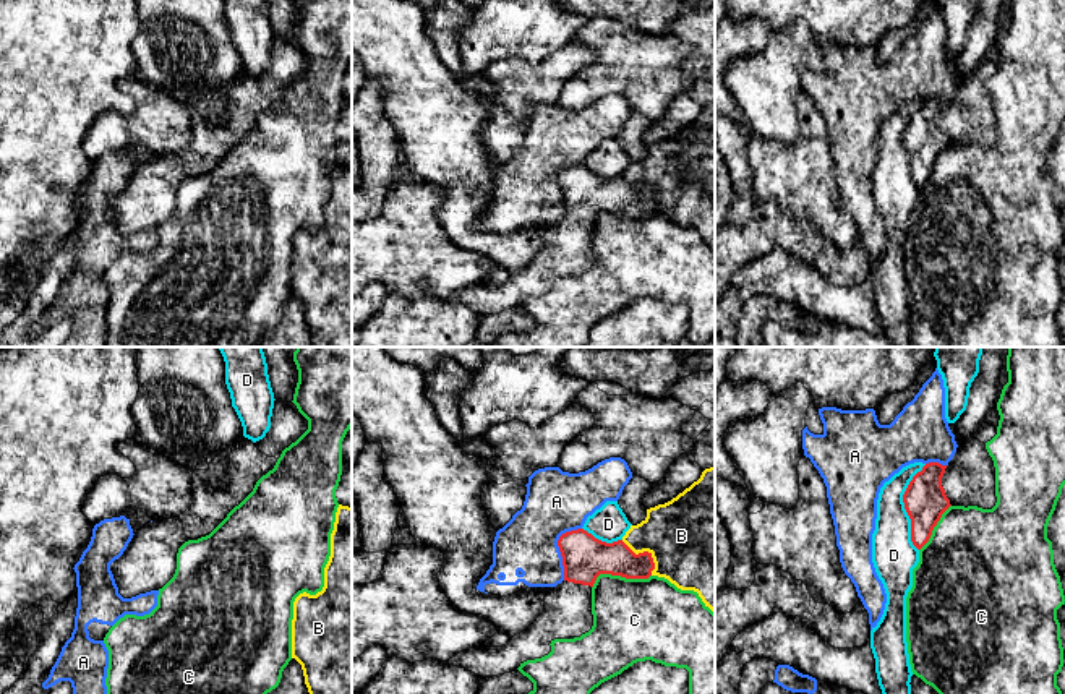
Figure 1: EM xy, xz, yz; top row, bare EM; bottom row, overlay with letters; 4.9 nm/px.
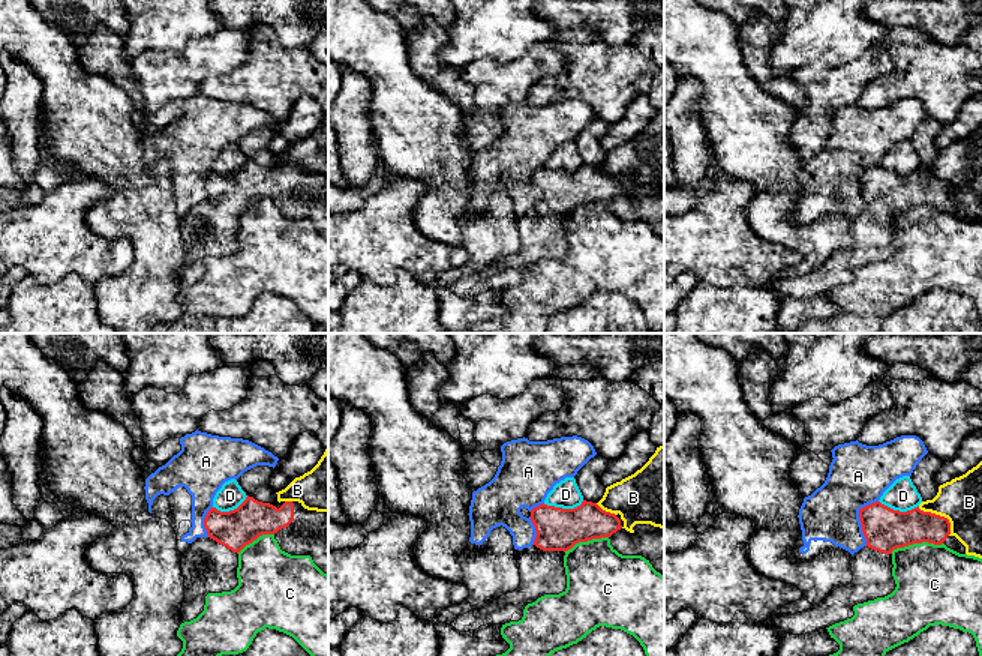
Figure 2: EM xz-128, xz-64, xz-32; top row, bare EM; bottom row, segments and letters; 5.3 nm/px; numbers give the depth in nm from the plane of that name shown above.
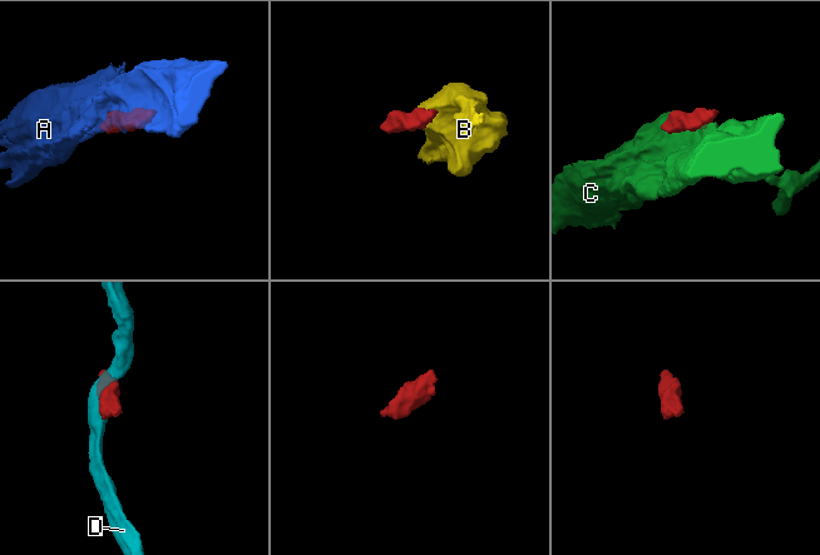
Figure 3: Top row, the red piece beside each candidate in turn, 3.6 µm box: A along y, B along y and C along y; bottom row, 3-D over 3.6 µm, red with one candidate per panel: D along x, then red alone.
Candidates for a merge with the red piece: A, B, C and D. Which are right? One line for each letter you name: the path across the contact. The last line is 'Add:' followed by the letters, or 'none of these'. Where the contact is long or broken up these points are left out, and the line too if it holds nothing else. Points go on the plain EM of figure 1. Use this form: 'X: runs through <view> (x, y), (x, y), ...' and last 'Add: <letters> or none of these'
Add: none of these

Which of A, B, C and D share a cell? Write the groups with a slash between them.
A / B / C / D

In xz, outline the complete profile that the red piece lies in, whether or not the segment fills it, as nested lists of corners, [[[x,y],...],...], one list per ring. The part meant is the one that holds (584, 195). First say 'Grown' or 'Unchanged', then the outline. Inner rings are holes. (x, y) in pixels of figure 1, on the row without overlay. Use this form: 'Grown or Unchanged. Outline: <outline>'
Grown. Outline: [[[584,165],[566,169],[558,183],[564,217],[548,225],[545,248],[503,284],[473,284],[449,295],[480,315],[515,308],[524,298],[551,289],[554,276],[574,276],[593,263],[592,224],[600,211],[648,216],[655,206],[652,190],[635,191],[622,177],[606,180]]]

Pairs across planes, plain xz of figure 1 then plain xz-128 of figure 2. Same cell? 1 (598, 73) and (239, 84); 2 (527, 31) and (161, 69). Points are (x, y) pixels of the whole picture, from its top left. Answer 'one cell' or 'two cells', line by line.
1: one cell
2: two cells

